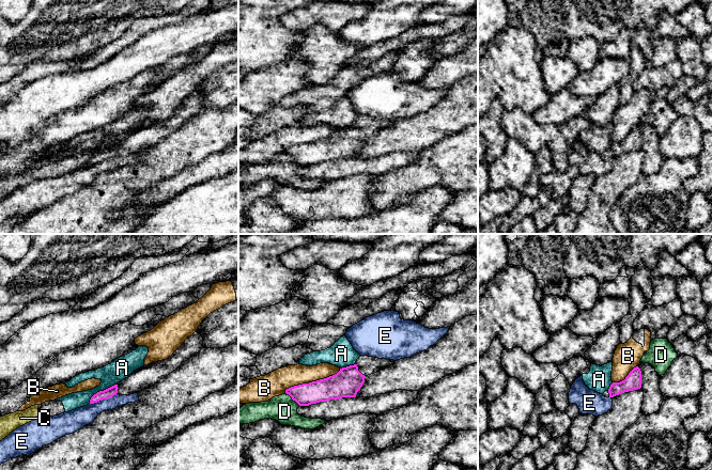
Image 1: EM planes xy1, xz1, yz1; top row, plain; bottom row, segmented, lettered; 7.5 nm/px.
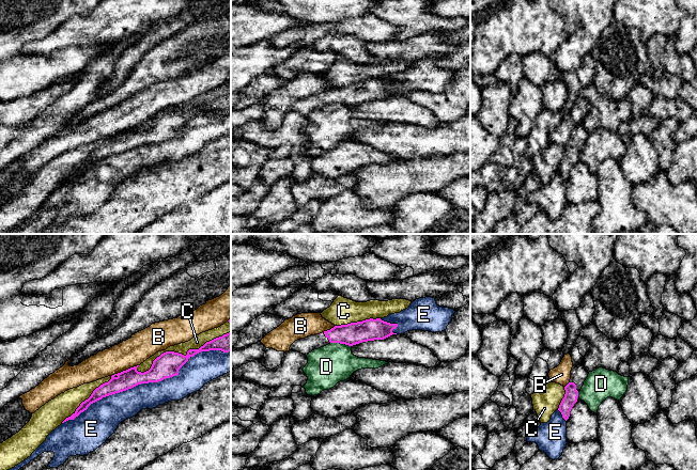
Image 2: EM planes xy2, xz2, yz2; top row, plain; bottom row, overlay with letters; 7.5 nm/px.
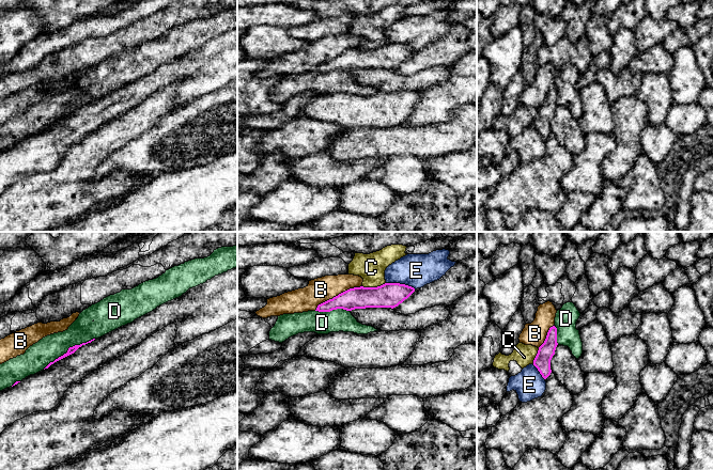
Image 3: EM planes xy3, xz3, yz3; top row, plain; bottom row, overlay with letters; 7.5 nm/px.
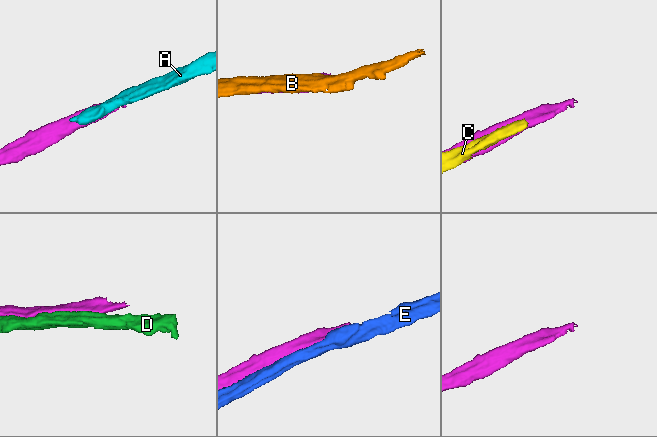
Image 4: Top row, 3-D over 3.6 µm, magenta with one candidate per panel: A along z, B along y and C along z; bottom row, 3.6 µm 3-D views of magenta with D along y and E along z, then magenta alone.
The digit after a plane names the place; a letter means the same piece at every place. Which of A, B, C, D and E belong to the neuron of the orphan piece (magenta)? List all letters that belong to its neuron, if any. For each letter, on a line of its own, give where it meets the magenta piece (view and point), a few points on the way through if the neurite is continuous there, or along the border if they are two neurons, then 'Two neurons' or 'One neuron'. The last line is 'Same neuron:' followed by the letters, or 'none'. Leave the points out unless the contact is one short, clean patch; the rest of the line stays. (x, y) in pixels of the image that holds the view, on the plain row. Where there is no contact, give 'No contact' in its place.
A: Touches magenta at xy1 (101, 152). Boundary: xy1 (115, 144), (97, 152), (89, 163). Two neurons
B: Touches magenta at xz1 (312, 142). Two neurons
C: Touches magenta at xy2 (182, 115). Two neurons
D: Touches magenta at xy3 (68, 110). Two neurons
E: Touches magenta at xy2 (148, 143). Two neurons
Same neuron: none

